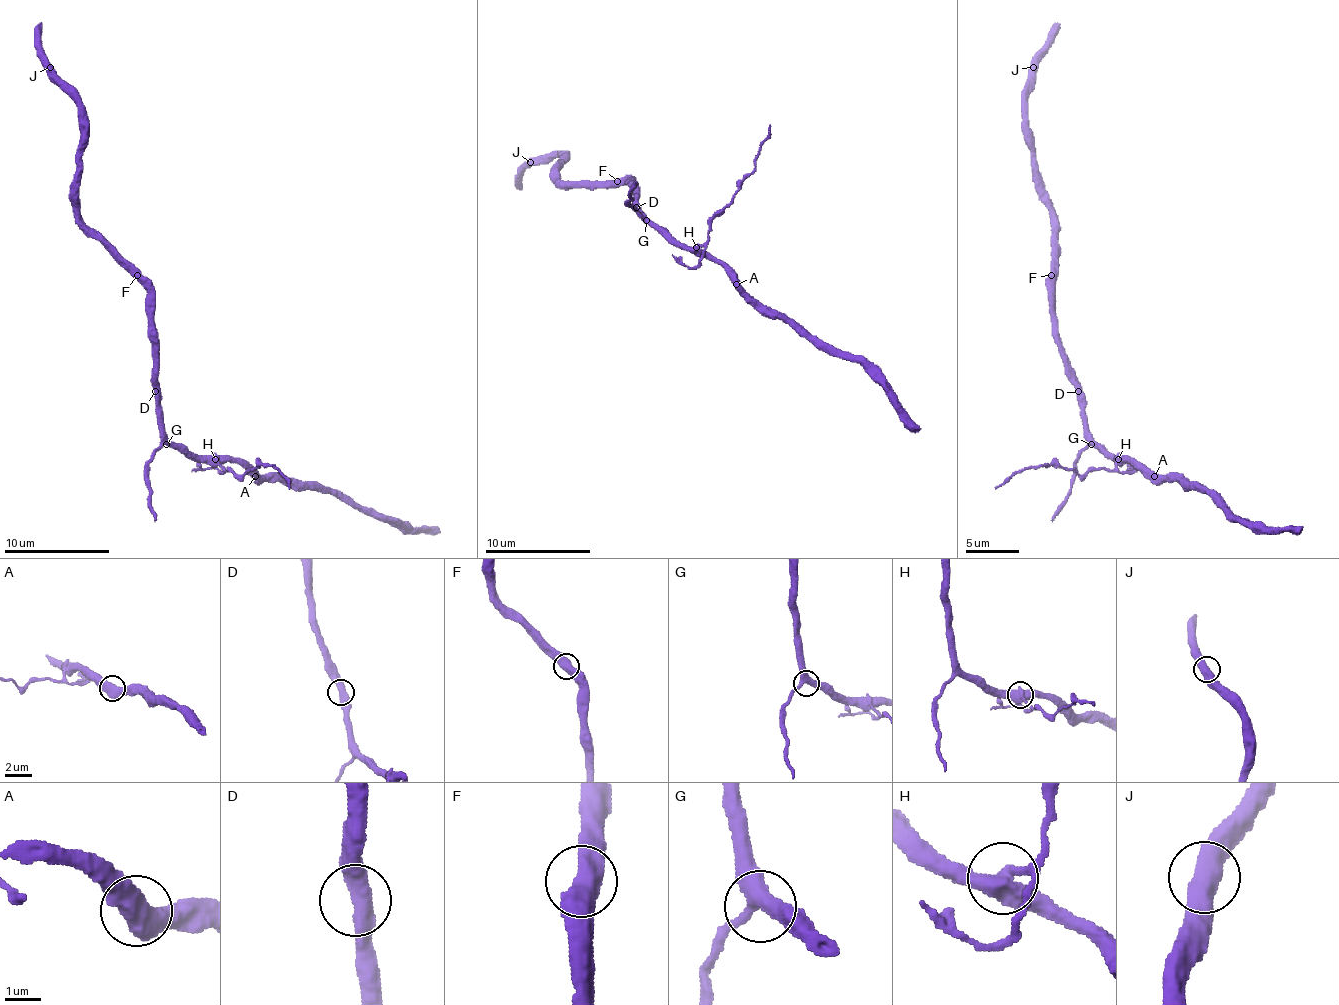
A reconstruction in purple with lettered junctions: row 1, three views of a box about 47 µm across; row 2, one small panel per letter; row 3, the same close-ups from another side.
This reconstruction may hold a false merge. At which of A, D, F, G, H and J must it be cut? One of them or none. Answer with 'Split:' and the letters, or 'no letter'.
Split: H

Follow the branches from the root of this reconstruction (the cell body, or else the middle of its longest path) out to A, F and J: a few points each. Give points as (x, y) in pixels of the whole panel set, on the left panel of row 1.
A: (158, 389), (160, 431), (171, 441), (182, 444), (197, 457), (234, 457), (255, 476)
F: (158, 389), (155, 349), (147, 315), (147, 286), (137, 275)
J: (158, 389), (155, 349), (147, 315), (147, 286), (79, 217), (81, 104), (76, 93), (50, 67)

